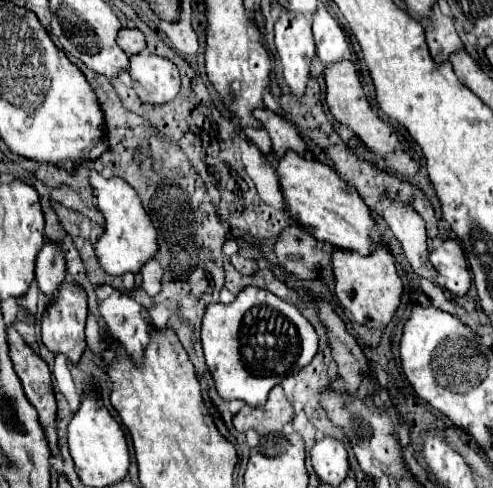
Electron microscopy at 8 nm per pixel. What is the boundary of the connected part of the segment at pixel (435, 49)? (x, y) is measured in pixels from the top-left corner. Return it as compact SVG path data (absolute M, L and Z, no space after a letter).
M438 6L432 10L432 24L426 24L424 28L426 28L426 44L430 48L434 62L438 64L448 62L452 54L462 50L462 42L460 36L456 34L454 20L444 16Z

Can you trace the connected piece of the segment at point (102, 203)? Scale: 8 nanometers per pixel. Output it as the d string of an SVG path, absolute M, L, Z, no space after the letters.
M96 170L88 172L88 182L96 192L96 206L104 216L102 234L94 244L98 264L104 268L104 272L112 276L120 276L124 272L138 274L142 264L154 256L158 242L156 242L156 230L148 214L144 212L140 198L136 196L136 190L122 178L104 178Z

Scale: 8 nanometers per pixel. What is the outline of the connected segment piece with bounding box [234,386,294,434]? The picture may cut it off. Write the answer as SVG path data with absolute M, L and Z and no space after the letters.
M276 386L270 390L268 402L262 408L250 408L244 406L234 416L234 428L238 432L256 430L258 434L270 434L270 432L282 432L284 424L292 422L294 410L288 402L282 386Z

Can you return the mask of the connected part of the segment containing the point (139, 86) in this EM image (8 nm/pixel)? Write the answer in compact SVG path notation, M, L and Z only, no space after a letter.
M136 54L130 58L132 88L142 102L160 106L180 92L178 68L162 56Z

